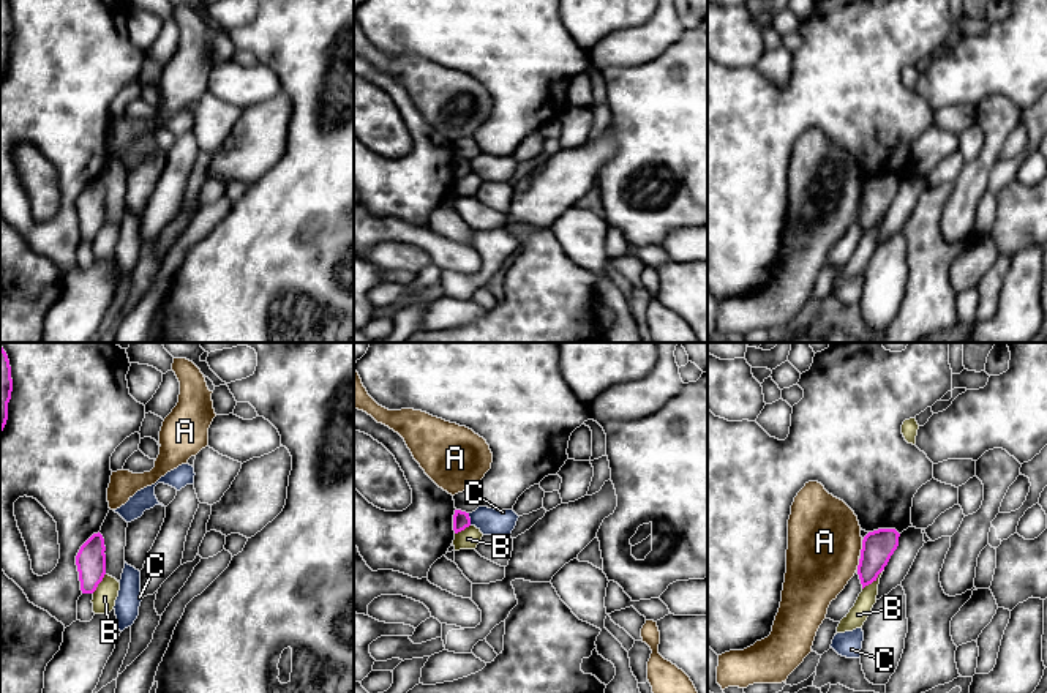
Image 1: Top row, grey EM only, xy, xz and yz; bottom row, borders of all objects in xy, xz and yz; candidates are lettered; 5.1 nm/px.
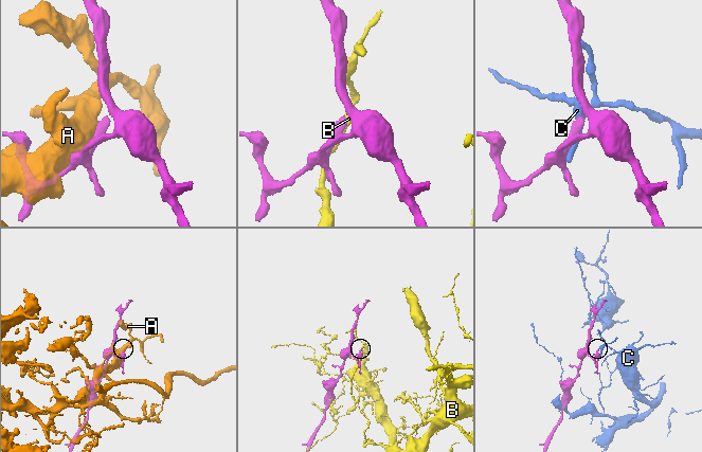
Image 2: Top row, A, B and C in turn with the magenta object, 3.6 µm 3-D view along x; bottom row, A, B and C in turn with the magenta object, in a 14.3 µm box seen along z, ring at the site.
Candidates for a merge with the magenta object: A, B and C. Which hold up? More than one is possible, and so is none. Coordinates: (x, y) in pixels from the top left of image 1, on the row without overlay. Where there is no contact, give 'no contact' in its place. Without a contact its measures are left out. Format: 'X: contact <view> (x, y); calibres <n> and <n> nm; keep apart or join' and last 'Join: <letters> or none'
A: contact yz (863, 194); calibres 160 and 380 nm; keep apart
B: contact yz (874, 226); calibres 160 and 100 nm; keep apart
C: contact xz (469, 166); calibres 90 and 140 nm; keep apart
Join: none

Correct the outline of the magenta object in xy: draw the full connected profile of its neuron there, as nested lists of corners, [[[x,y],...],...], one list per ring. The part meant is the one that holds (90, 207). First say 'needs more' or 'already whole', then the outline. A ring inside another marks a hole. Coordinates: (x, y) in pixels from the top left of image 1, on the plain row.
already whole; [[[93,180],[79,196],[76,212],[82,240],[93,240],[106,221],[106,193],[103,182]]]

